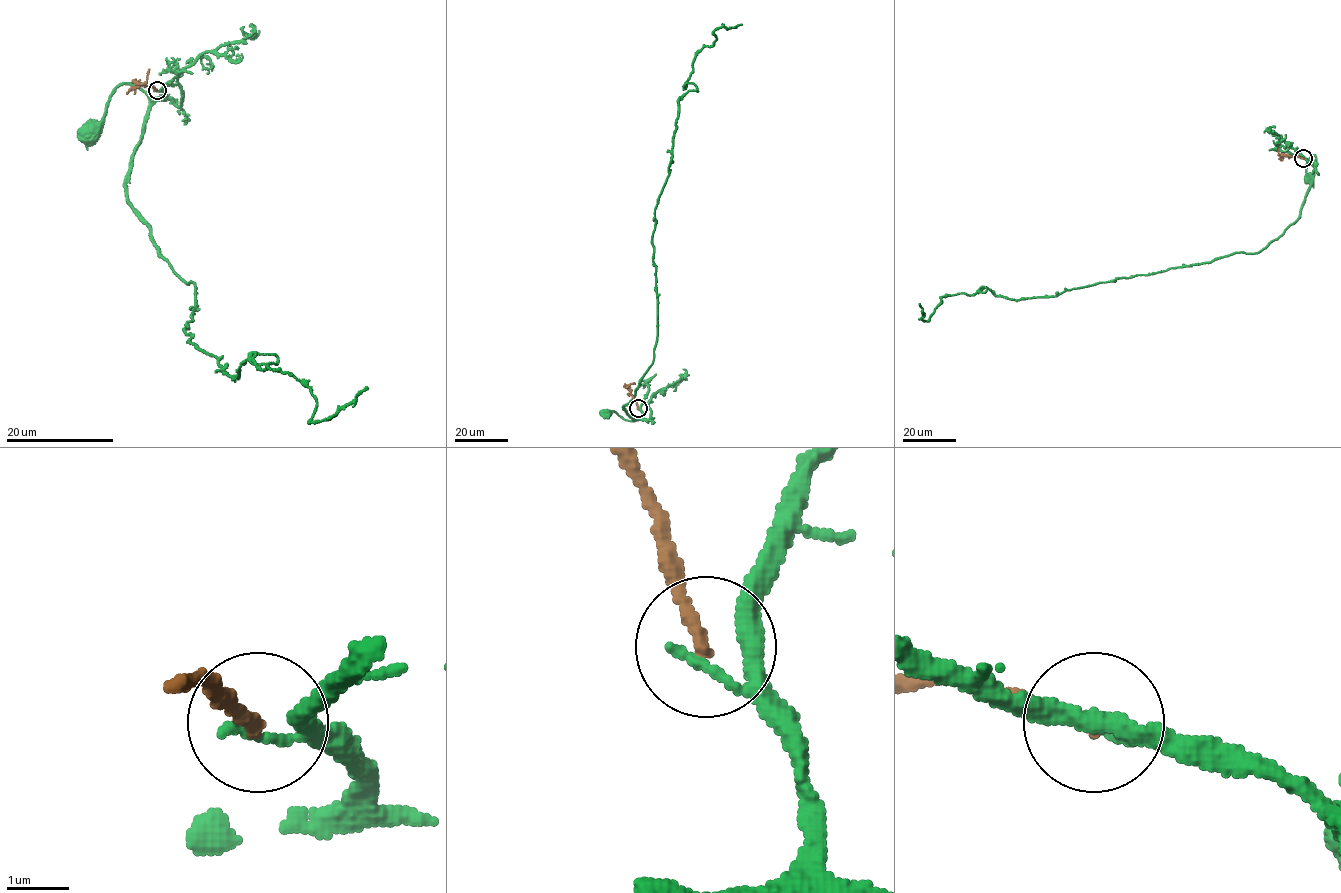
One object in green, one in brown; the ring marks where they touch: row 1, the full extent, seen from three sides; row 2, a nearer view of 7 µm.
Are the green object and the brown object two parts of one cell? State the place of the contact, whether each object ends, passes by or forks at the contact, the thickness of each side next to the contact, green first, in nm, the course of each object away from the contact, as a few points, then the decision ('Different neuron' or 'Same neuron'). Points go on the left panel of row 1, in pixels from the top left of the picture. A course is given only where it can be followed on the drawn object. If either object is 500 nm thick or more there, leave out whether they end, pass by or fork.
Place: (157, 90). At the ring green ends. At the ring brown ends. Thickness 180 nm (green) against 220 nm. Course of green: (156, 90), (164, 95), (148, 97), (123, 83), (111, 97), (105, 117), (89, 129). Course of brown: (156, 90), (138, 83), (146, 80), (150, 68). Different neuron

